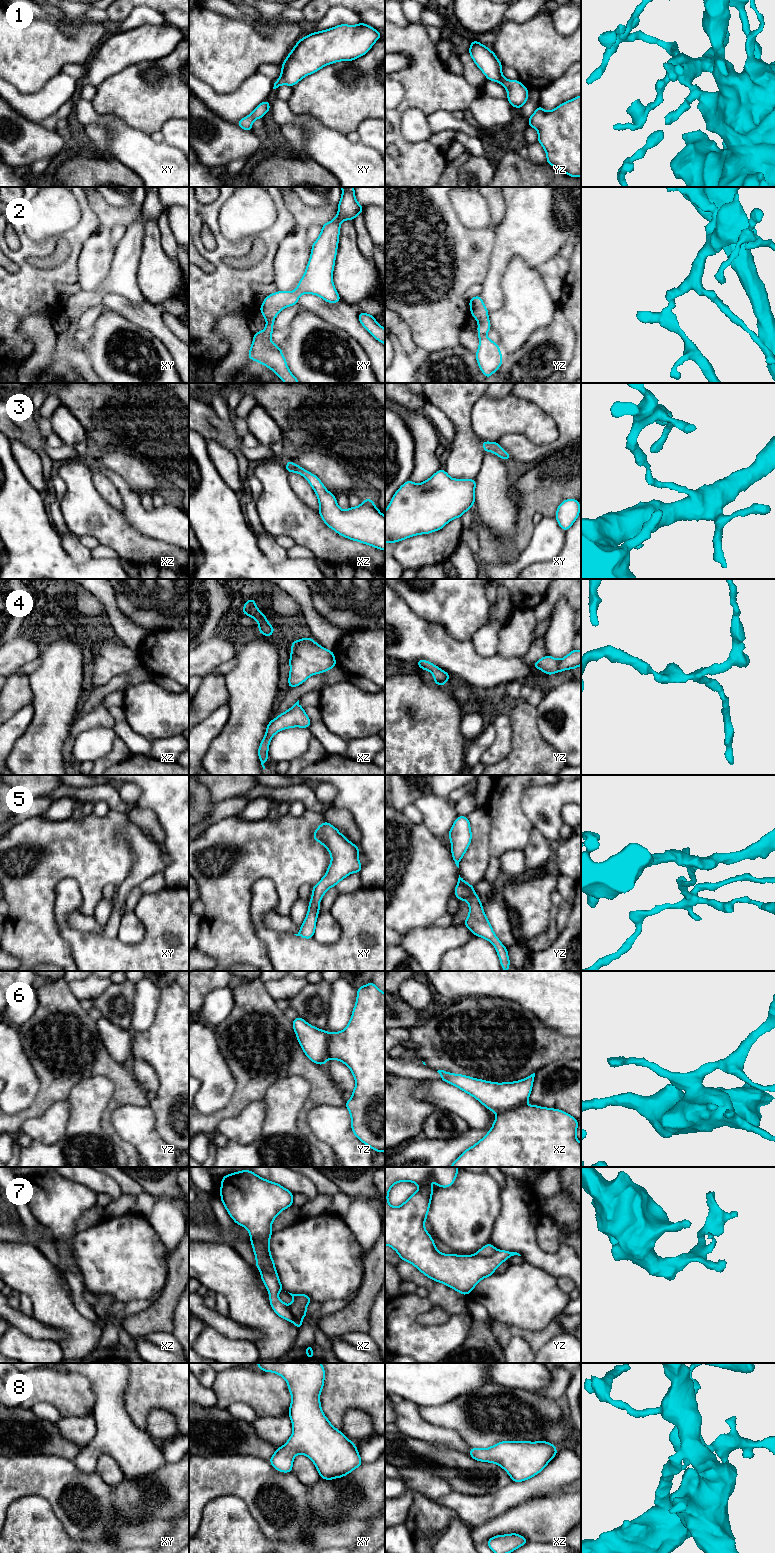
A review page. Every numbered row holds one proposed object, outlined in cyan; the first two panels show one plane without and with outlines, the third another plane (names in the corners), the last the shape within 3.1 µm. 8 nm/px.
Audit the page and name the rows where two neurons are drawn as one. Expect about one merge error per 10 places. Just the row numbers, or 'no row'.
7

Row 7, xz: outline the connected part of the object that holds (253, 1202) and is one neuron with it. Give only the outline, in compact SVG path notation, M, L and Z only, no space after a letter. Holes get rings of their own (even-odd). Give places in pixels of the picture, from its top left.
M242 1170L222 1177L220 1194L220 1200L234 1222L248 1230L251 1243L260 1242L267 1248L268 1261L276 1270L270 1253L270 1237L273 1233L271 1226L281 1211L293 1205L294 1193L250 1170ZM277 1270L274 1273L261 1272L260 1276L269 1293L269 1303L274 1312L293 1322L300 1330L303 1322L295 1318L289 1306L278 1297Z

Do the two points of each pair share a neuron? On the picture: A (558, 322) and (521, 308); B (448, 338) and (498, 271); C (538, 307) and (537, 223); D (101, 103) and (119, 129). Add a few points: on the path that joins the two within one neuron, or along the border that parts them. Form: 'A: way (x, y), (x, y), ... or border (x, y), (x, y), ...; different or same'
A: border (557, 307), (553, 320), (533, 333); different
B: border (490, 262), (486, 276), (481, 284); different
C: border (517, 255), (530, 267), (536, 269); different
D: border (91, 102), (99, 114), (117, 115), (130, 126); different

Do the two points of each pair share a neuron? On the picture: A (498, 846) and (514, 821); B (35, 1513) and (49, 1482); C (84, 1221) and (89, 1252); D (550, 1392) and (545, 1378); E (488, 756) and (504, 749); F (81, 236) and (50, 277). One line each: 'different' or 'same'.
A: same
B: different
C: different
D: different
E: same
F: same

